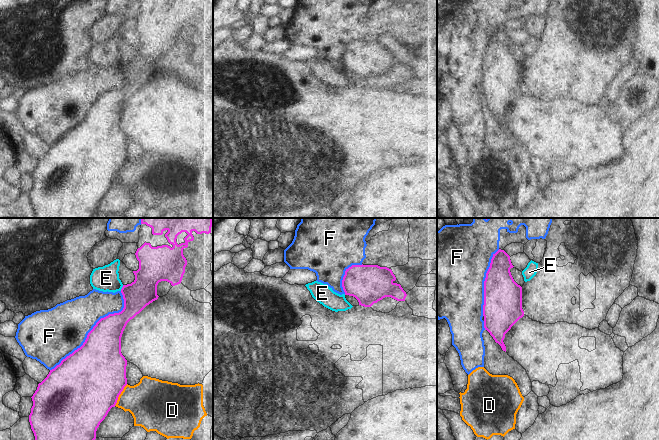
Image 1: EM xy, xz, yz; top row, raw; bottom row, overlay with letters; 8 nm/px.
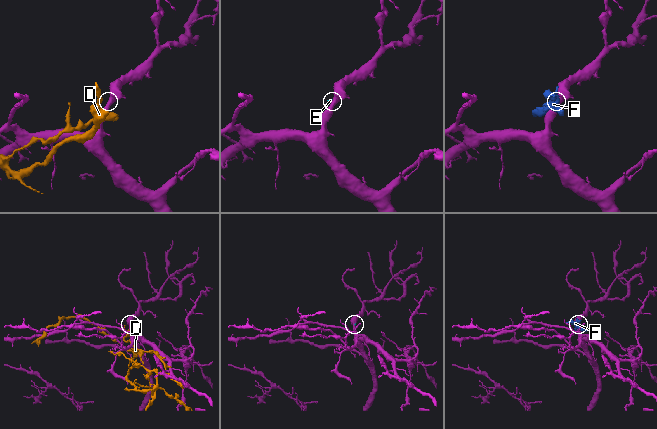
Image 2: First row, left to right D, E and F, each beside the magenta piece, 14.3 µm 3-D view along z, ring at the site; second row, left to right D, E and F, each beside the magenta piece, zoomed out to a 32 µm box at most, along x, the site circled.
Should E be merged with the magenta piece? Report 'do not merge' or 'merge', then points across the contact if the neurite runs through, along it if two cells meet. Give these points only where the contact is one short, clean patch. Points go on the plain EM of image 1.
do not merge; border along xy (123, 61), (120, 66)

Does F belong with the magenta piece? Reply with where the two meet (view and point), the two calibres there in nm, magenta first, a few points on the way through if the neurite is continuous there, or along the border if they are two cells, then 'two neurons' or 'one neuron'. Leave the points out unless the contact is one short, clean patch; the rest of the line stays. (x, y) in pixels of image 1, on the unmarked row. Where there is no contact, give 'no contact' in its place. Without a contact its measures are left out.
xy (93, 104) | 360/380 nm | two neurons

